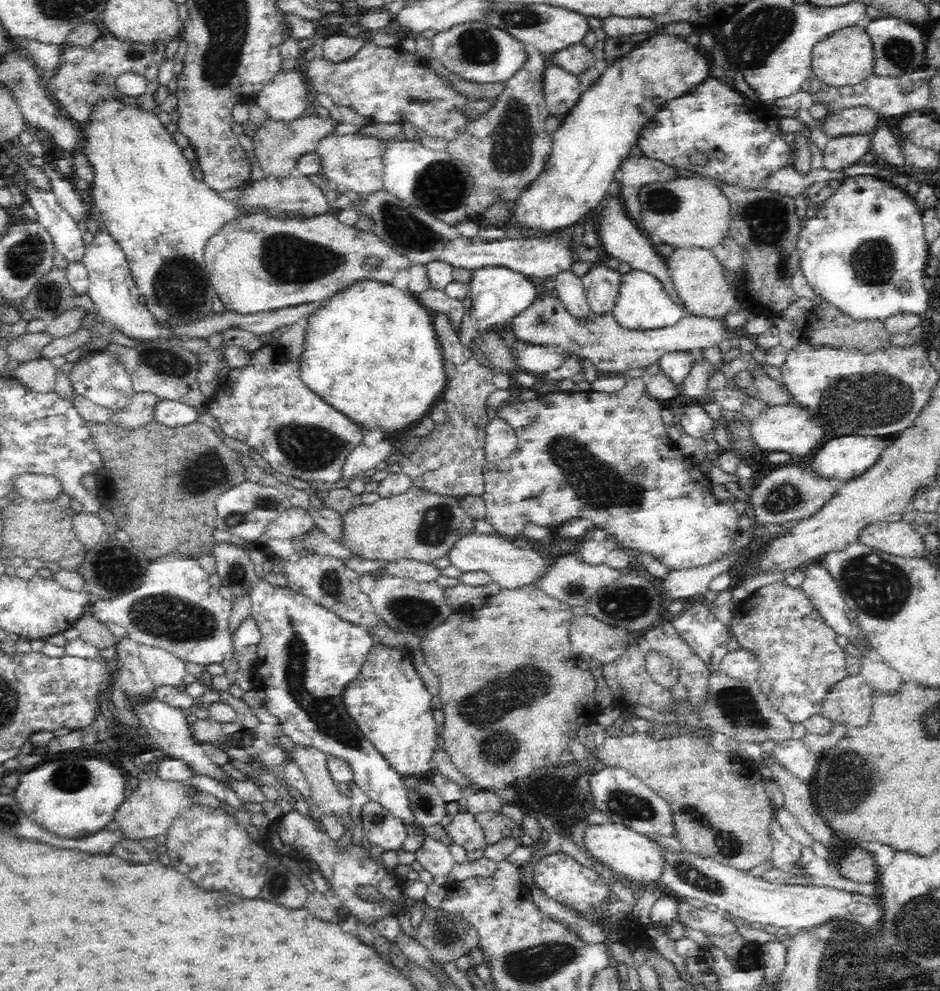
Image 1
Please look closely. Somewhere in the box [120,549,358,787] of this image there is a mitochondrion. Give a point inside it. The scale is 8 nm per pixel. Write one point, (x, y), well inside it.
(330, 582)

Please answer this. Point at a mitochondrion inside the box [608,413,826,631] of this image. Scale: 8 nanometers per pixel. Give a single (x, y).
(784, 499)

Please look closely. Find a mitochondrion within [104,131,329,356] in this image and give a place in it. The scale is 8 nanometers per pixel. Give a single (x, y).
(179, 287)

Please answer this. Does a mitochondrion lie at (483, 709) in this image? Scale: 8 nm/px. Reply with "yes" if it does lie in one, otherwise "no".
yes

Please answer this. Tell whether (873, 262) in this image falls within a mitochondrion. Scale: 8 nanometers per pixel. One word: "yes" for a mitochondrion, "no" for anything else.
yes

